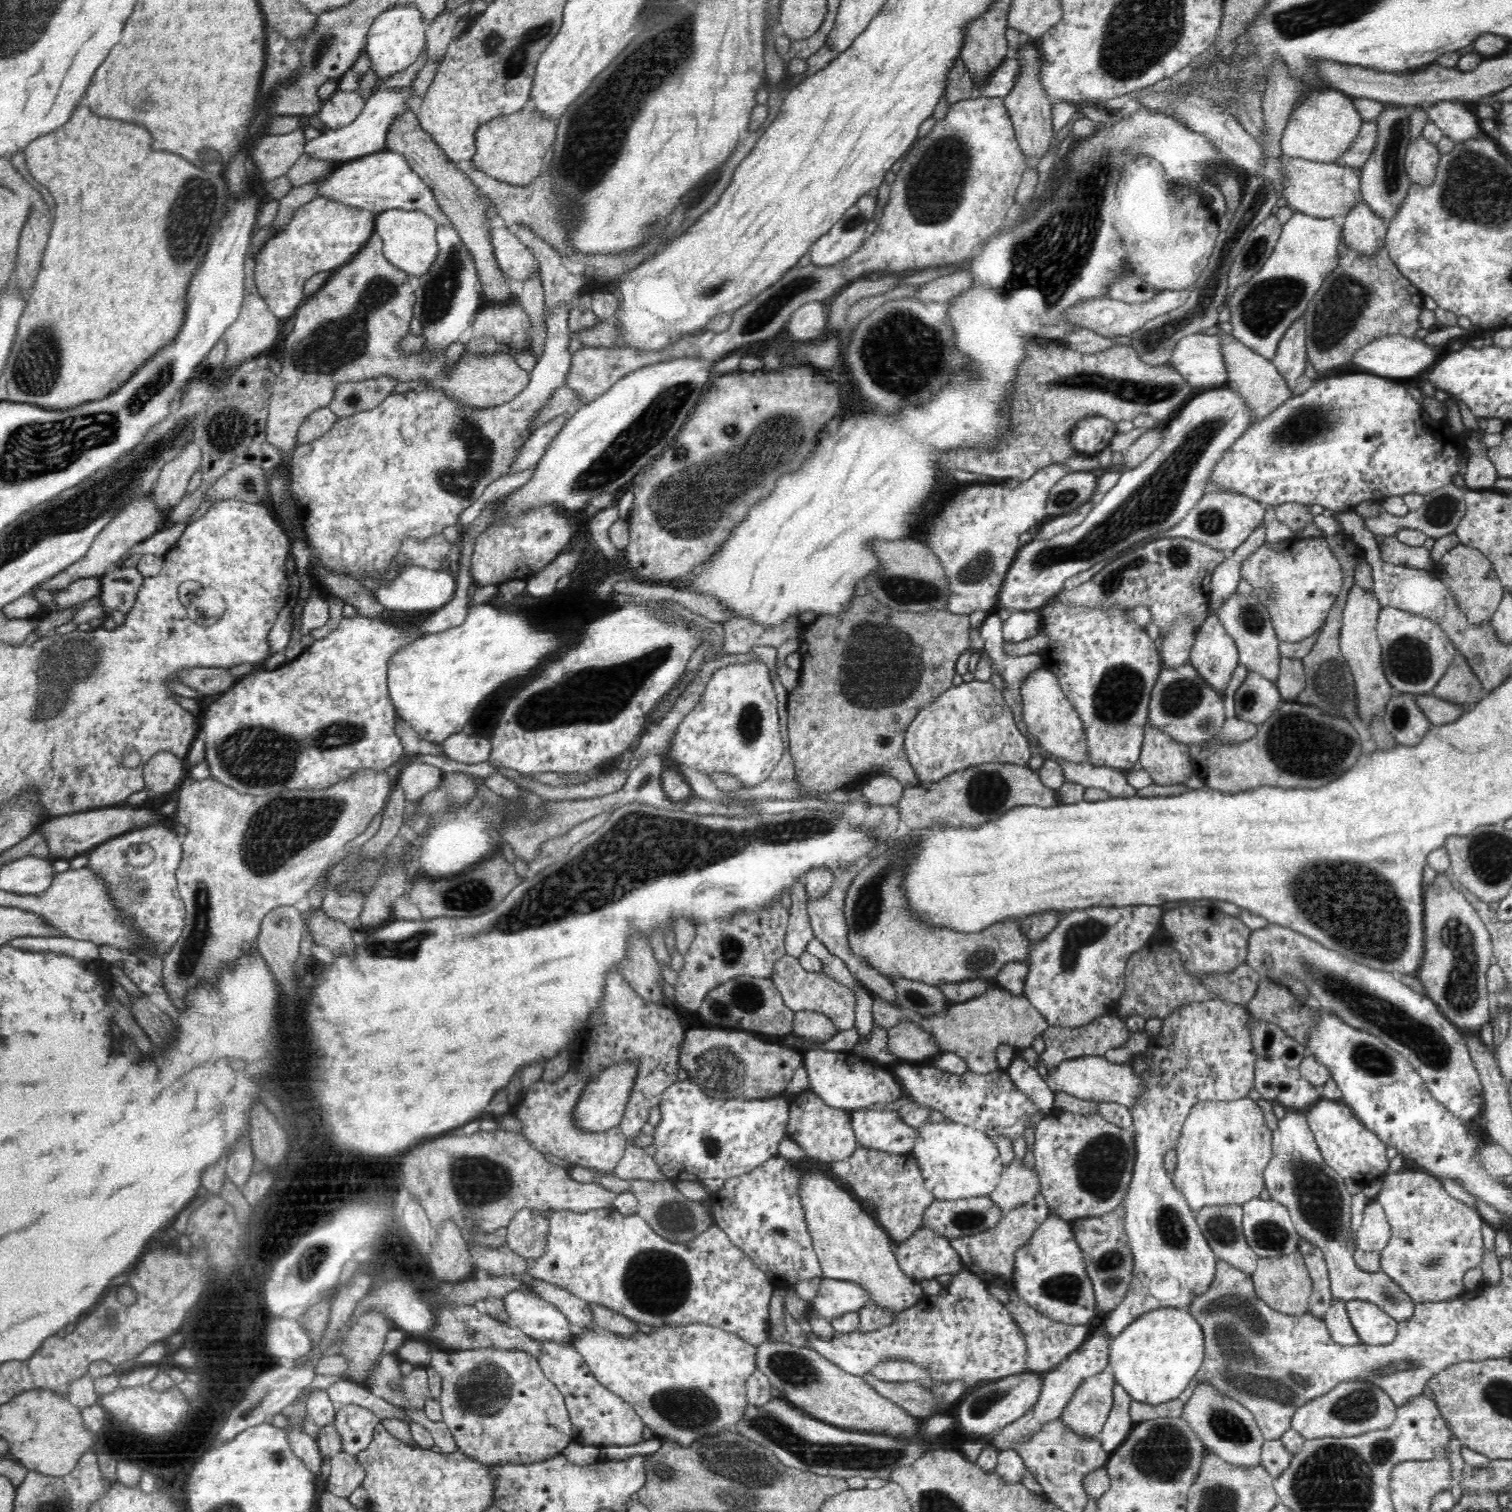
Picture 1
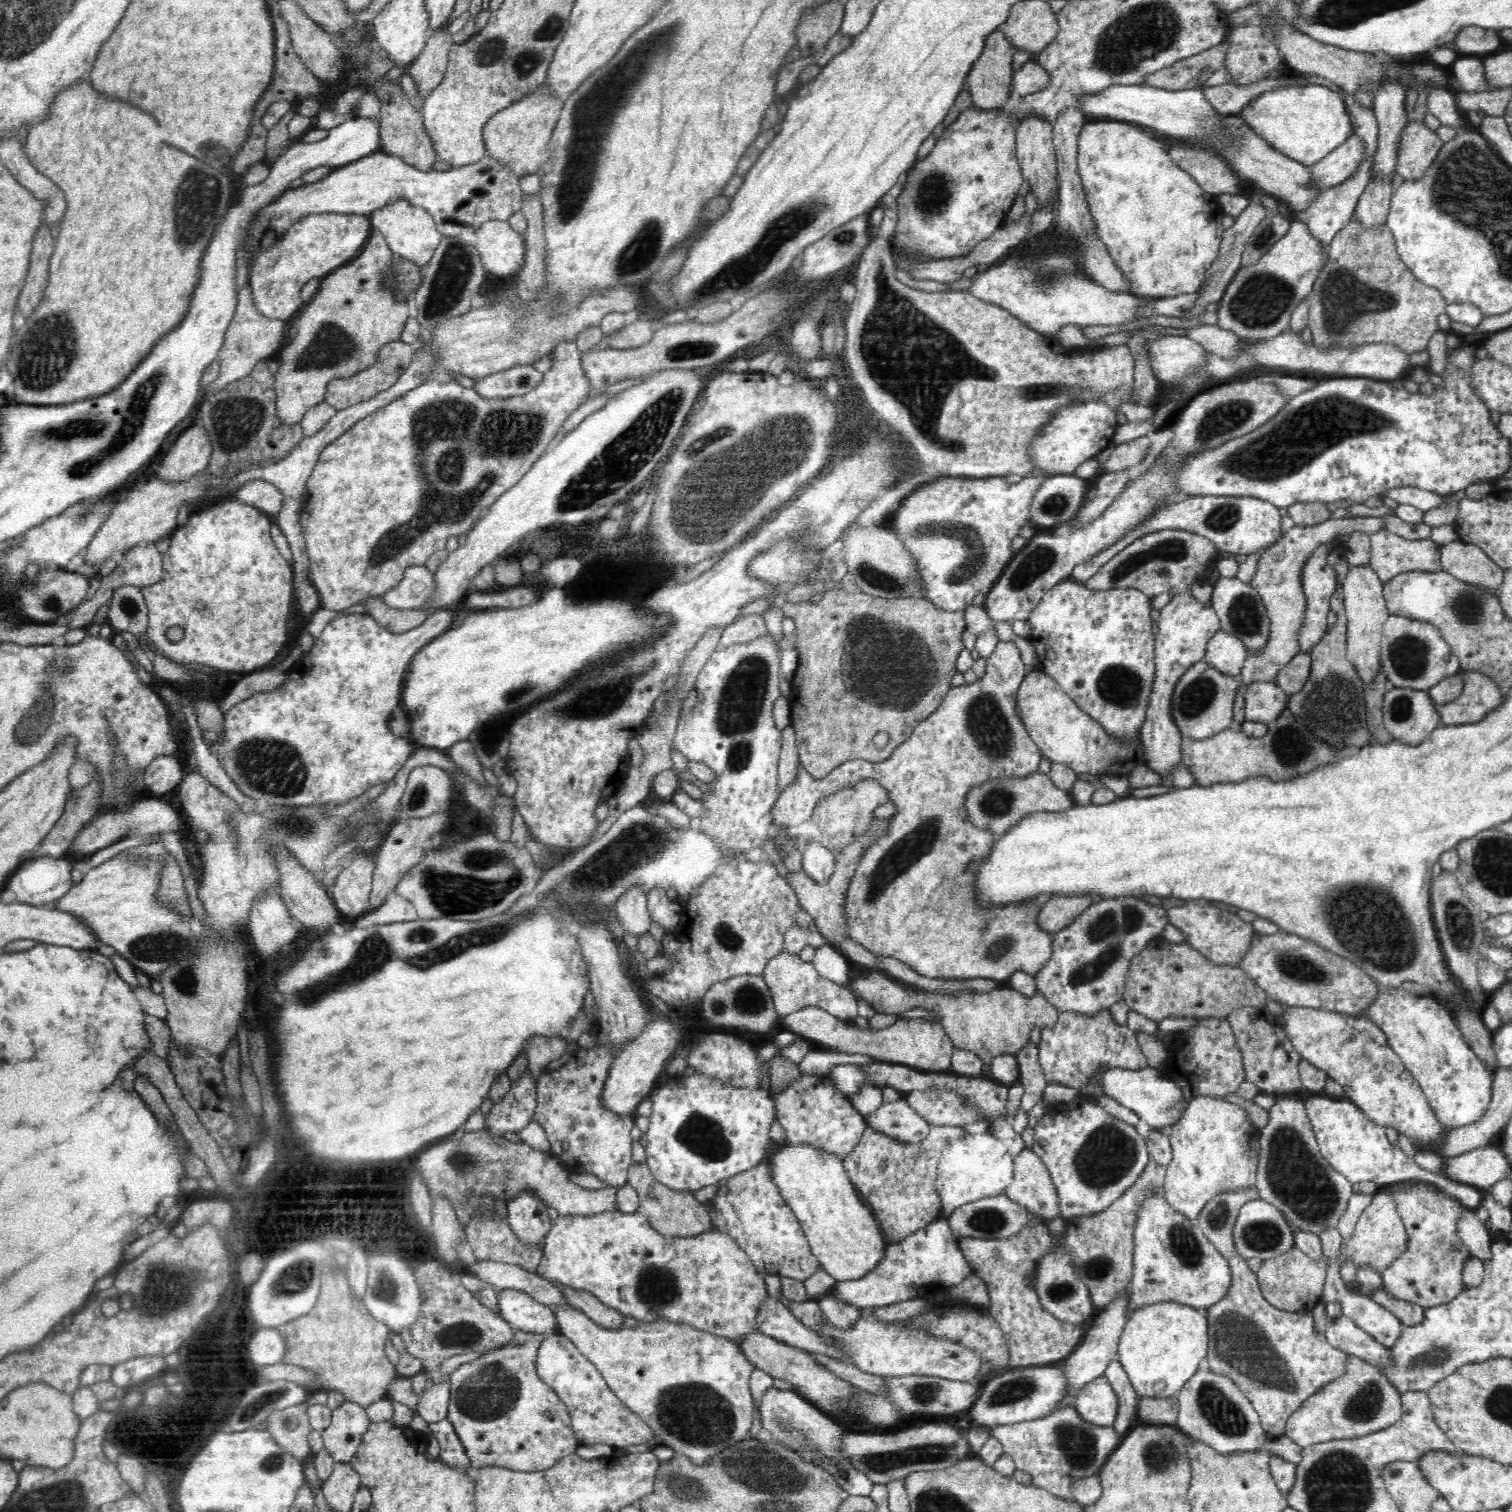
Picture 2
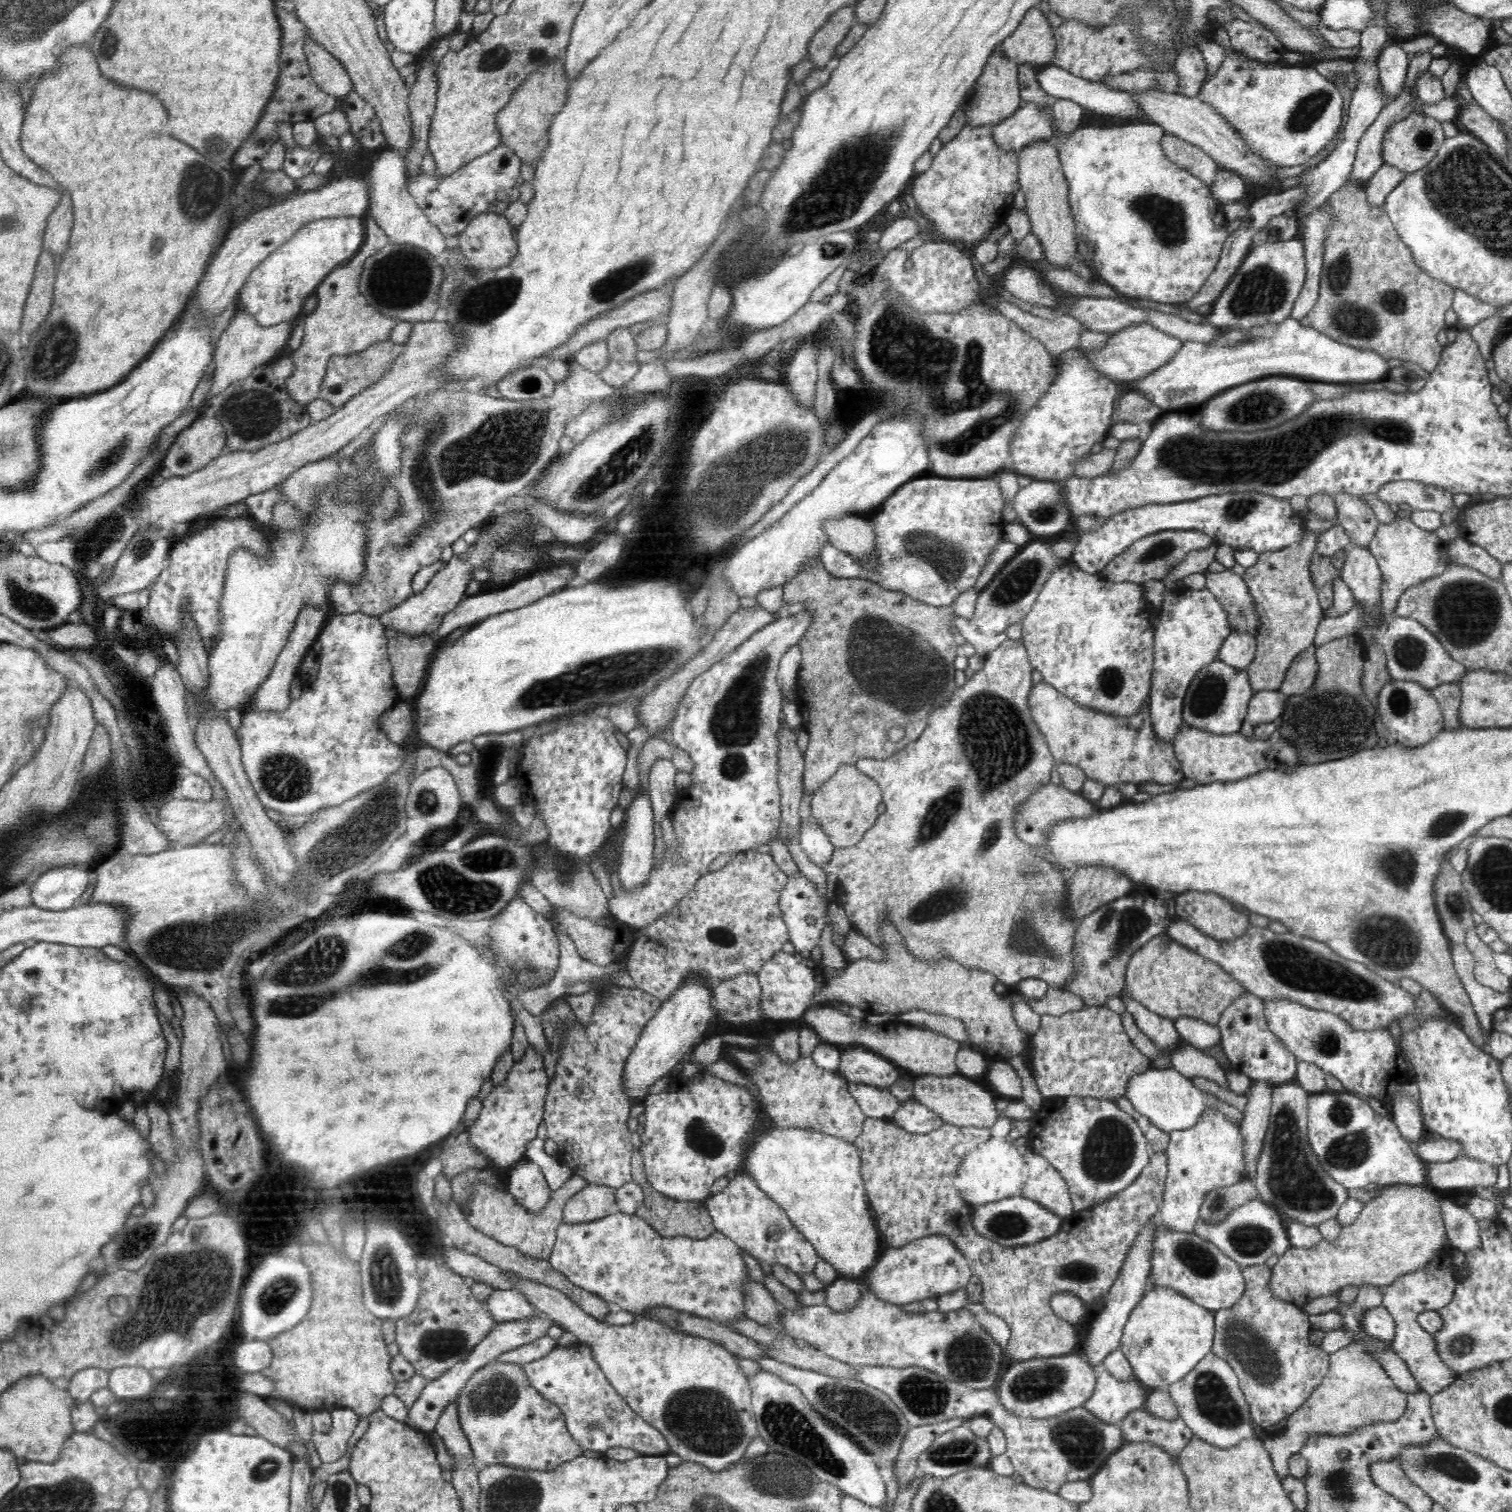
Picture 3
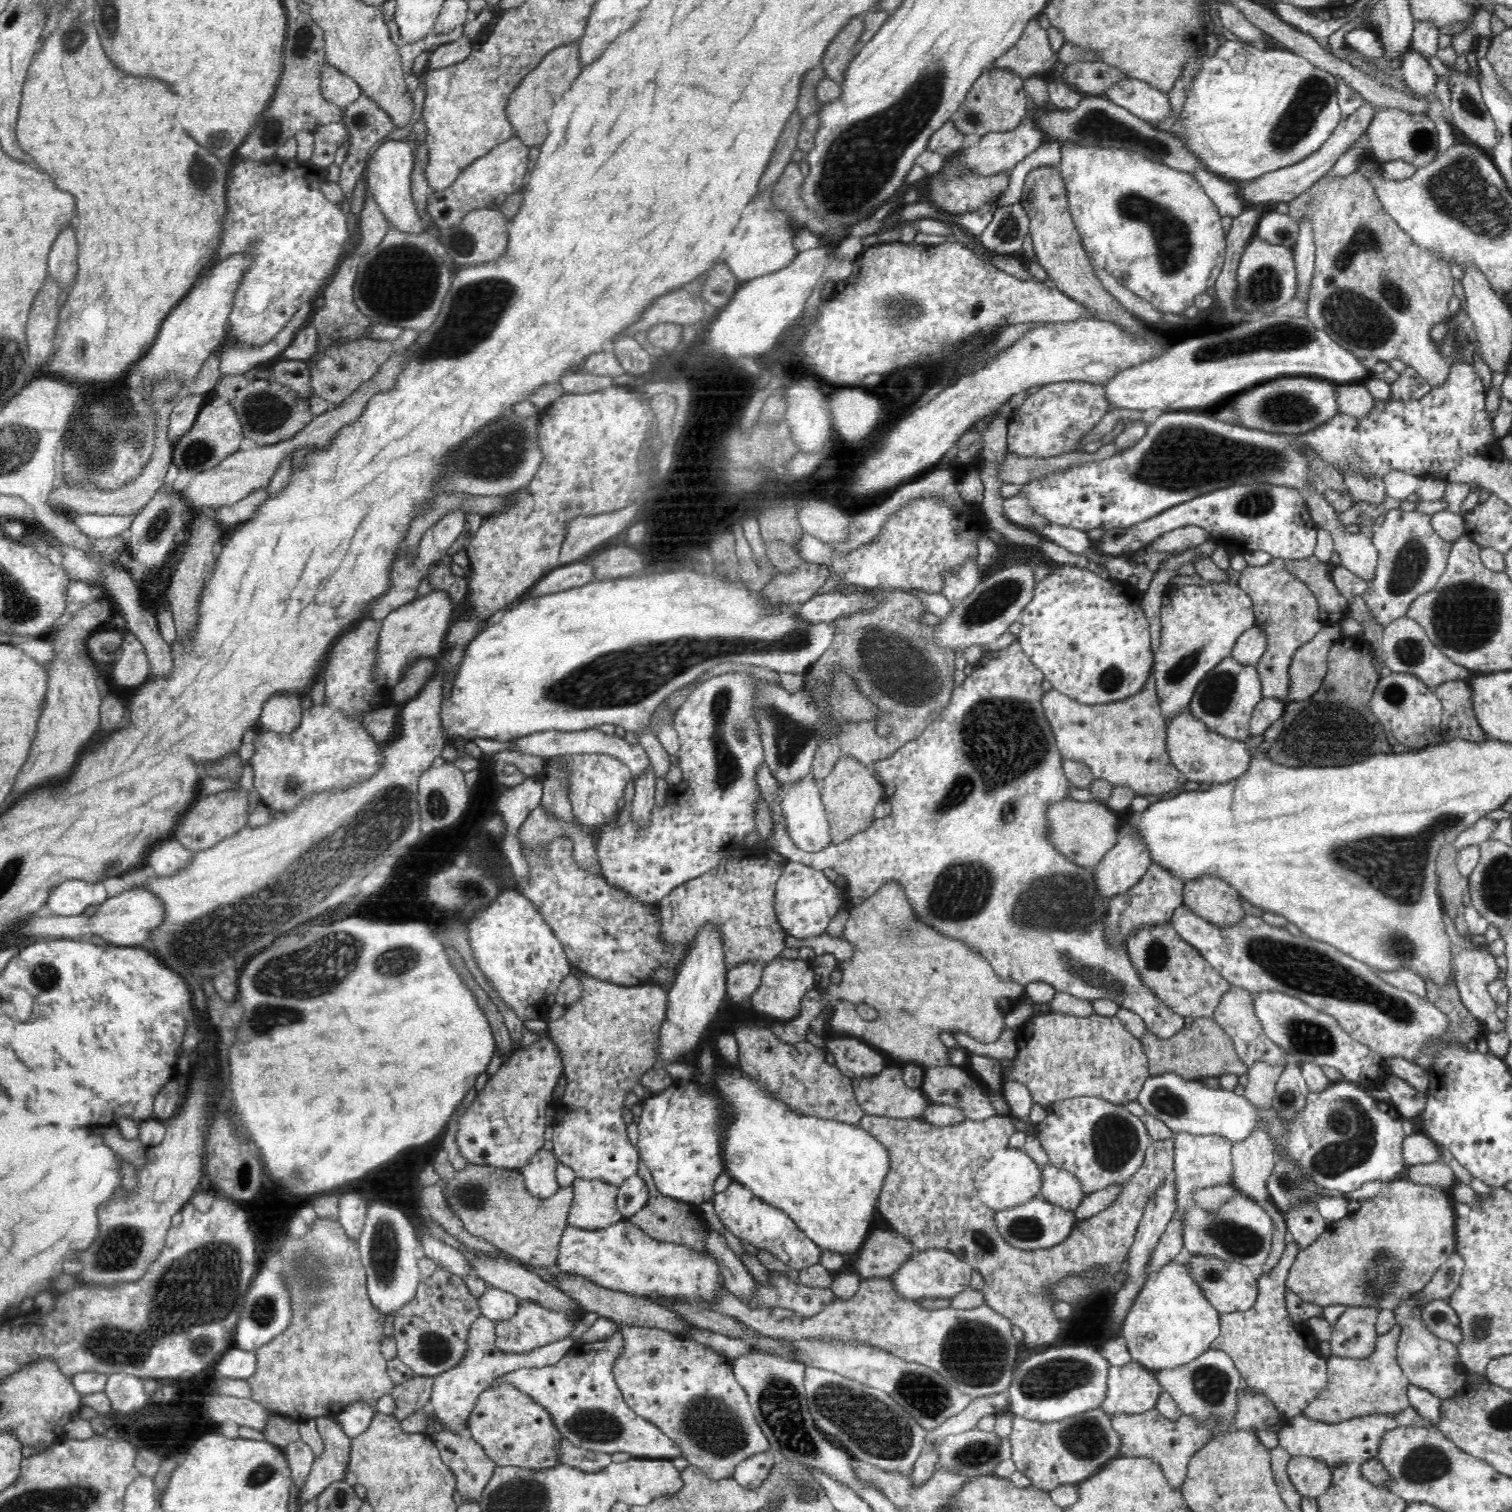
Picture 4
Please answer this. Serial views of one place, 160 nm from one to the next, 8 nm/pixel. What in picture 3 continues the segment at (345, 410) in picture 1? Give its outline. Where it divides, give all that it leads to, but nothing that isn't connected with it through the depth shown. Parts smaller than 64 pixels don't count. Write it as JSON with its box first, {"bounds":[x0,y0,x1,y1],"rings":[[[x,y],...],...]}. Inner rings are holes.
{"bounds":[319,339,404,408],"rings":[[[390,339],[382,342],[376,342],[372,346],[368,346],[366,350],[352,354],[352,356],[332,356],[328,361],[326,374],[319,393],[319,399],[327,401],[336,408],[344,407],[354,395],[361,394],[368,386],[372,386],[374,382],[378,382],[382,376],[388,374],[392,370],[394,360],[402,354],[404,350],[403,344],[392,342]]]}

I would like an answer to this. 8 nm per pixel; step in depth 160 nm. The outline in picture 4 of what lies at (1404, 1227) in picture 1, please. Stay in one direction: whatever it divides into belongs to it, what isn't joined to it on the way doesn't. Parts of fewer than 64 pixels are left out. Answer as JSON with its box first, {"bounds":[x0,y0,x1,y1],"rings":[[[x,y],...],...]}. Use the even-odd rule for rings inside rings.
{"bounds":[1393,1296,1467,1400],"rings":[[[1412,1296],[1393,1310],[1397,1325],[1400,1327],[1397,1364],[1402,1368],[1410,1384],[1428,1390],[1441,1400],[1450,1398],[1467,1383],[1467,1371],[1460,1363],[1460,1355],[1456,1351],[1455,1344],[1430,1333],[1422,1320],[1422,1310],[1416,1309],[1418,1305],[1414,1305],[1414,1302],[1416,1297]]]}

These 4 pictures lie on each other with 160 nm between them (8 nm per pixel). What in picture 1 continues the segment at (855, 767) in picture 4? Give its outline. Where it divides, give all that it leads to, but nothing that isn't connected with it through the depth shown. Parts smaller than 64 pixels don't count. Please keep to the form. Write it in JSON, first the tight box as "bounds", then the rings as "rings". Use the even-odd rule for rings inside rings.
{"bounds":[860,774,905,805],"rings":[[[876,774],[860,788],[866,801],[875,805],[895,805],[902,798],[905,787],[896,777]]]}

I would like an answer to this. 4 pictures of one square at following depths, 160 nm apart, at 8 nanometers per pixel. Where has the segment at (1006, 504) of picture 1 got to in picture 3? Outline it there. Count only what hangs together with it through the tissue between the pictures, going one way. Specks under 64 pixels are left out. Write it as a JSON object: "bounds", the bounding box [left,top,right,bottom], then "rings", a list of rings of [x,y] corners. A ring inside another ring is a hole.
{"bounds":[820,477,1008,606],"rings":[[[991,477],[952,480],[952,478],[918,478],[902,485],[878,508],[878,514],[870,520],[876,541],[876,568],[865,570],[863,564],[830,542],[822,546],[820,561],[836,578],[863,578],[882,585],[888,590],[898,590],[930,606],[950,606],[958,594],[973,588],[990,560],[992,550],[1001,541],[1005,520],[1002,514],[1008,504],[997,479]]]}

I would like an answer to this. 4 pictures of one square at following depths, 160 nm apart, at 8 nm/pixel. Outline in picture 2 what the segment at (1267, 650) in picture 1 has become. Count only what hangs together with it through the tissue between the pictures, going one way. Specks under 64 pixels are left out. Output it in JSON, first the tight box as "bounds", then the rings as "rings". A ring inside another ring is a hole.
{"bounds":[1211,577,1270,652],"rings":[[[1237,577],[1218,578],[1213,584],[1211,597],[1212,607],[1224,632],[1234,634],[1249,652],[1262,650],[1266,646],[1270,632],[1270,617],[1259,592],[1251,584],[1246,584]]]}

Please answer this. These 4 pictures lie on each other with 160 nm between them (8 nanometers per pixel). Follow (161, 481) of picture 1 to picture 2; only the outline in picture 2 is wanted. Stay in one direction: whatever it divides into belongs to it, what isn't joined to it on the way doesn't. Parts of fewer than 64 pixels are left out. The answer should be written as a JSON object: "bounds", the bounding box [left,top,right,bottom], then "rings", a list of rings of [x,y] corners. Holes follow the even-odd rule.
{"bounds":[158,425,212,482],"rings":[[[193,425],[179,434],[161,460],[158,477],[166,482],[184,482],[204,472],[210,456],[212,445],[206,431]]]}

